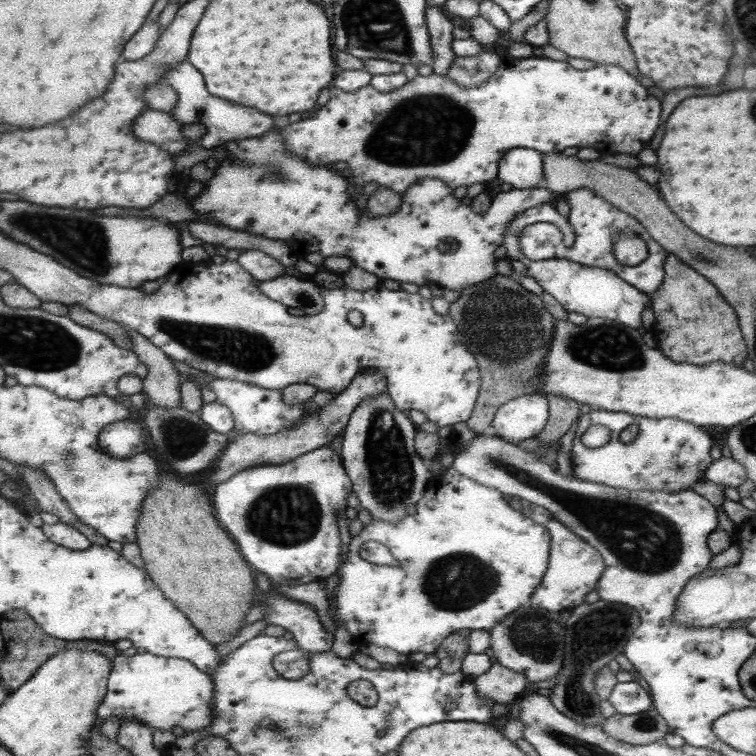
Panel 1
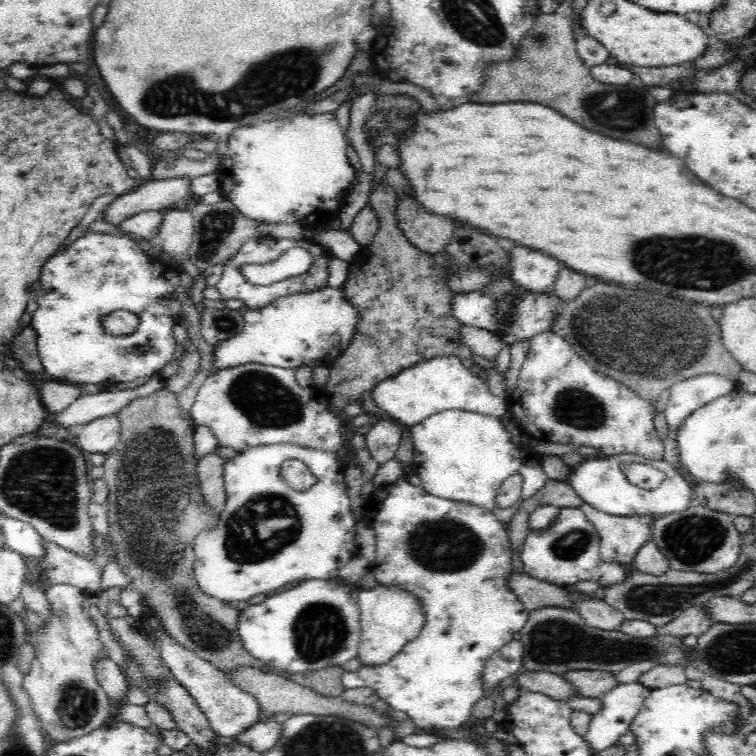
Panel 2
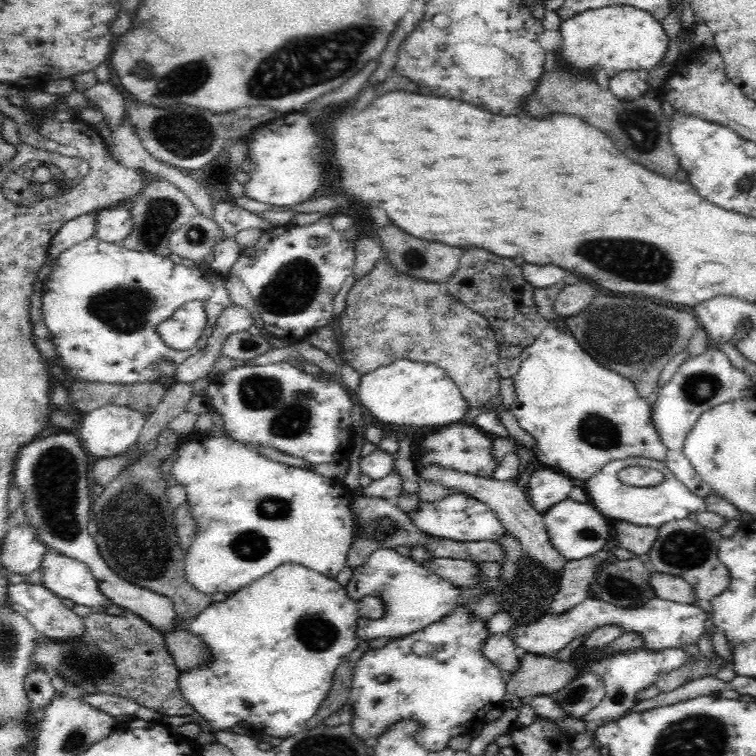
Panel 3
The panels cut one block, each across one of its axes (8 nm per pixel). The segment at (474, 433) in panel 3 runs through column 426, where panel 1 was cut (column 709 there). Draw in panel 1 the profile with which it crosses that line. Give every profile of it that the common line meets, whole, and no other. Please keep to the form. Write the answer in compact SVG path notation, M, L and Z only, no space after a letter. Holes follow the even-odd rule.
M592 410L583 414L578 421L578 428L575 431L573 439L573 448L571 451L572 474L576 478L588 482L596 482L614 488L626 490L665 490L666 492L678 492L680 490L692 489L696 482L705 476L705 470L713 461L710 455L712 448L712 438L699 426L675 418L640 418L632 416L626 412L608 412L604 410ZM630 424L638 426L638 434L634 440L628 444L620 440L622 430L628 428ZM602 425L610 430L610 440L598 448L588 448L582 444L582 433L590 426Z

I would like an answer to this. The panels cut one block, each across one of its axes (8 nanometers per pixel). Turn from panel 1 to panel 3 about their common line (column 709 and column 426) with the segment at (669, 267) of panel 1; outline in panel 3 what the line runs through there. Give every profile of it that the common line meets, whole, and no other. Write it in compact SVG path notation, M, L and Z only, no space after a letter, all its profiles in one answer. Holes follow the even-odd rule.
M380 261L367 275L357 280L348 292L348 300L340 316L346 364L363 375L400 358L428 363L443 368L454 379L468 401L468 407L480 408L491 401L497 404L501 378L496 370L501 357L494 329L488 319L453 298L441 284L400 273L390 261Z

